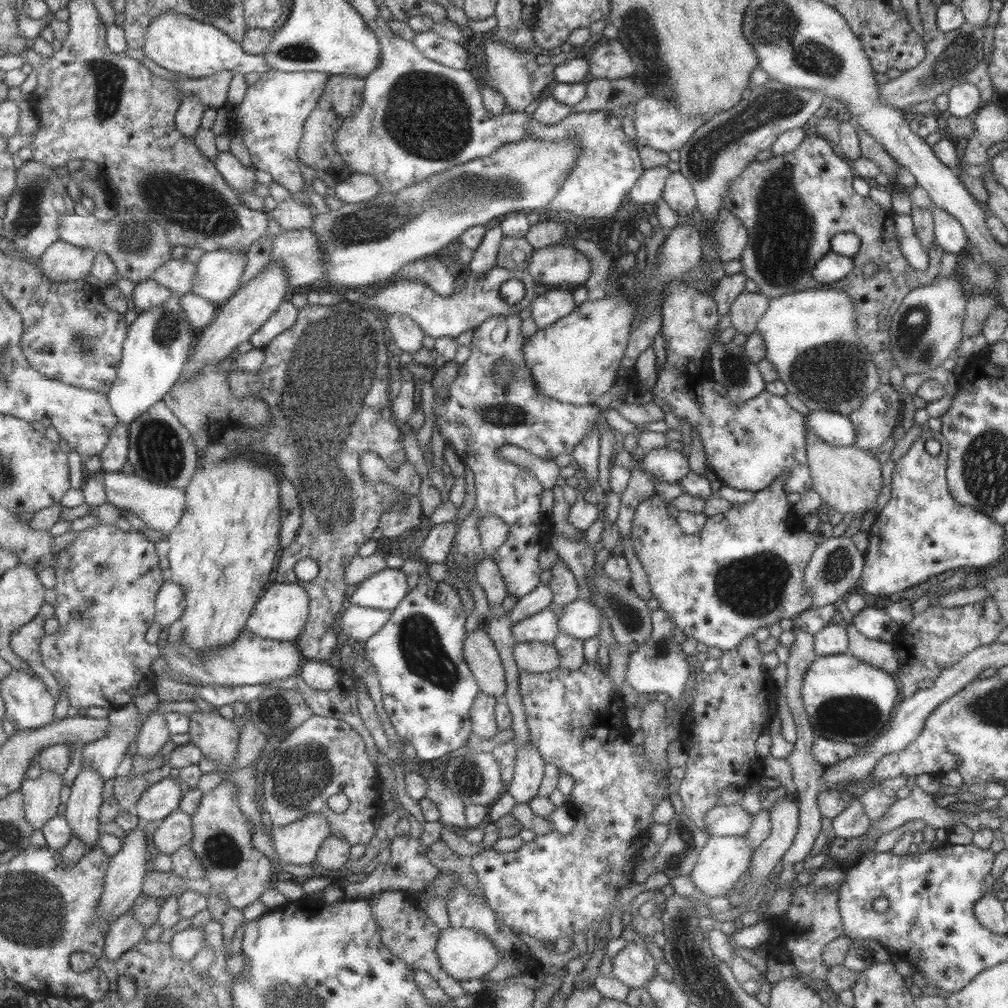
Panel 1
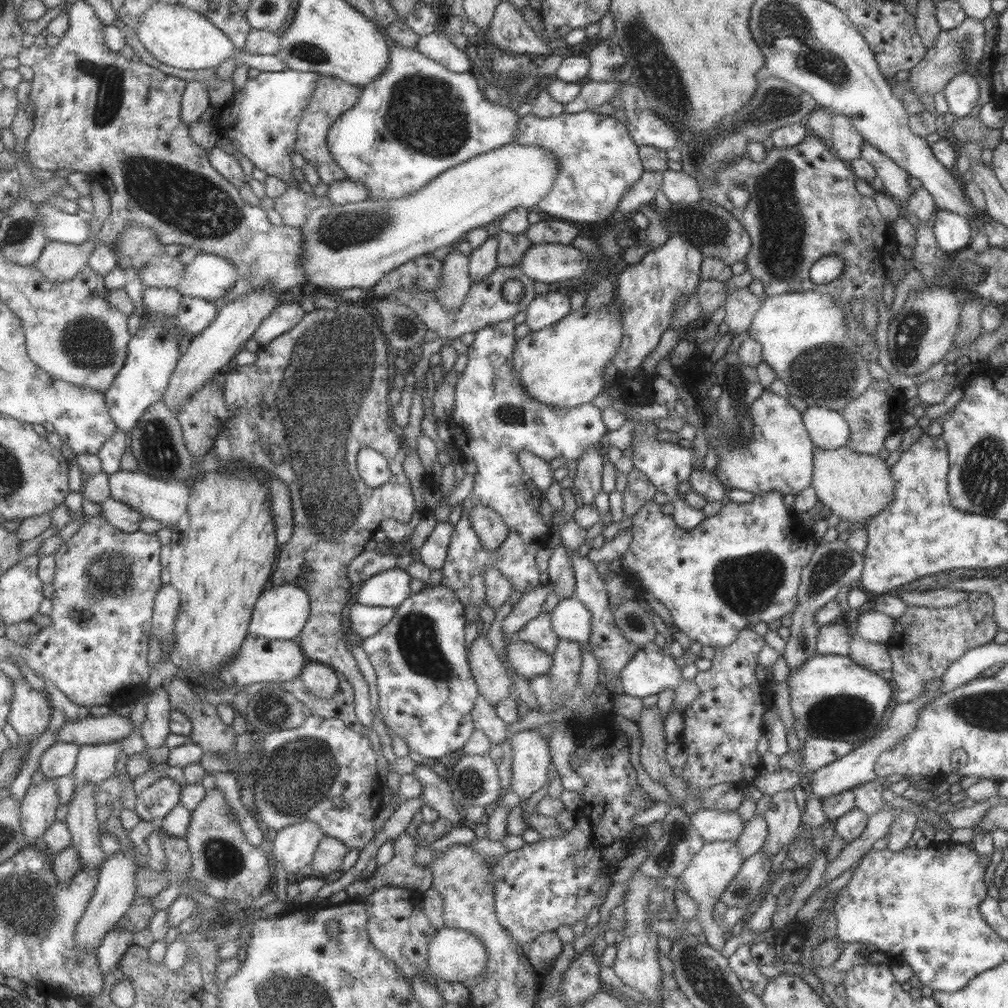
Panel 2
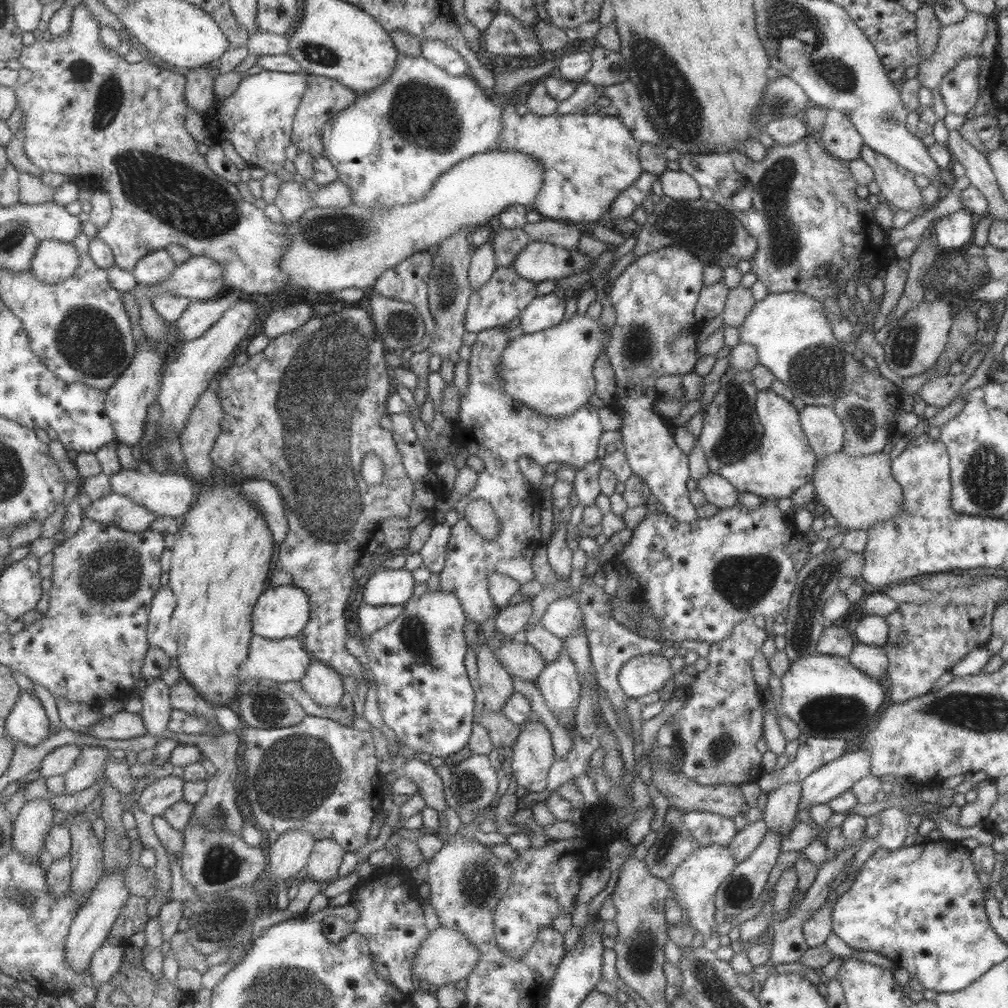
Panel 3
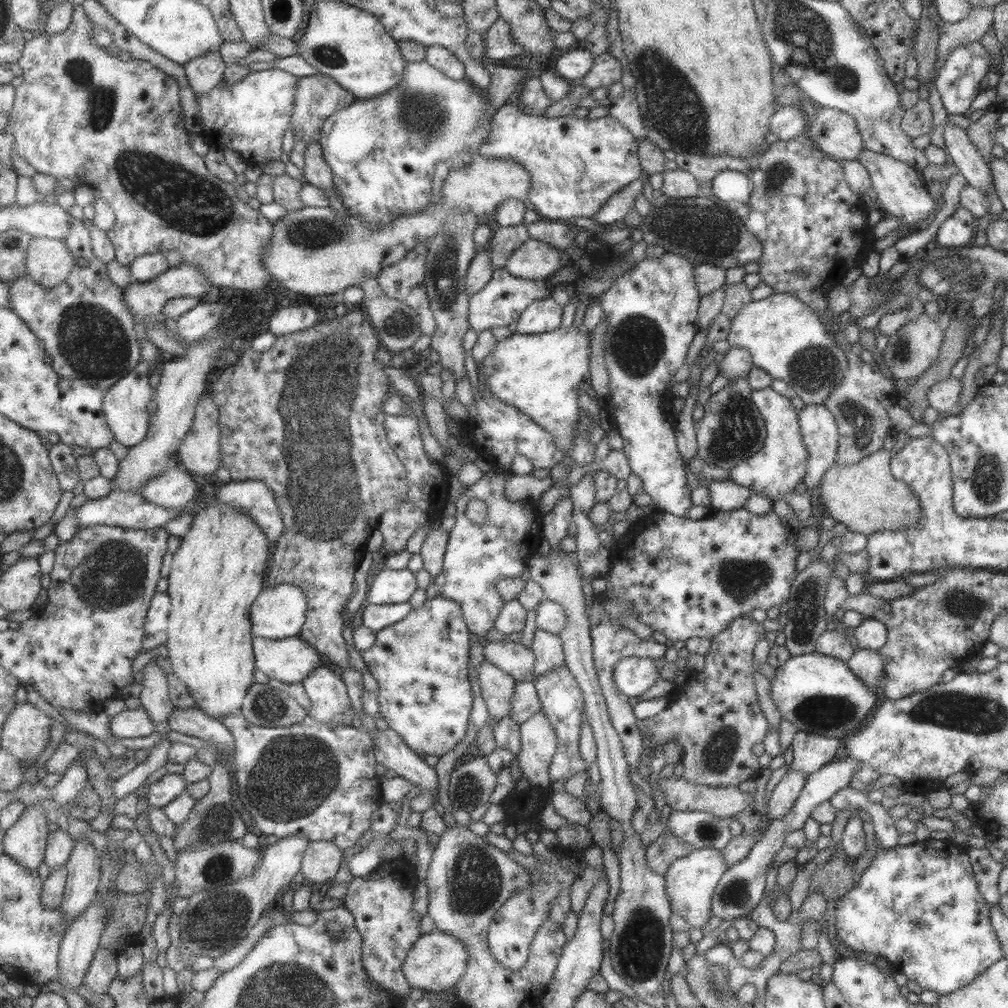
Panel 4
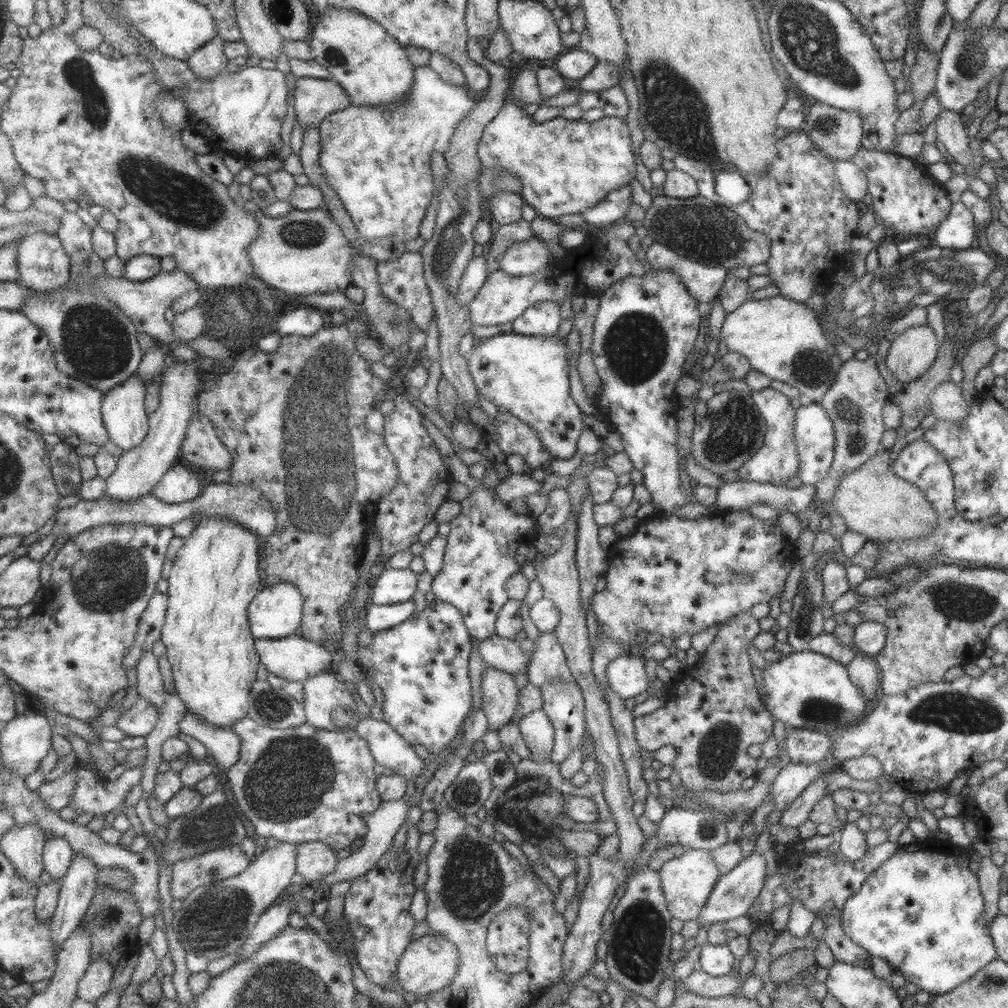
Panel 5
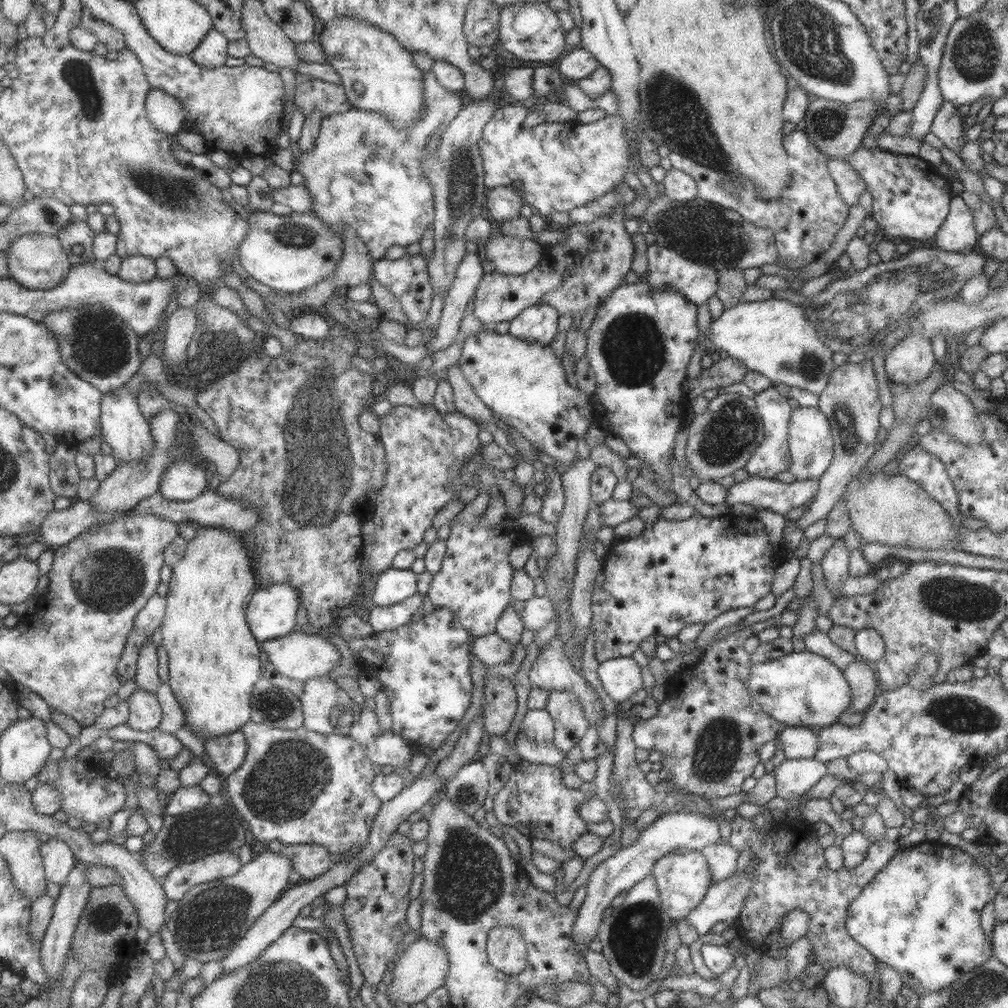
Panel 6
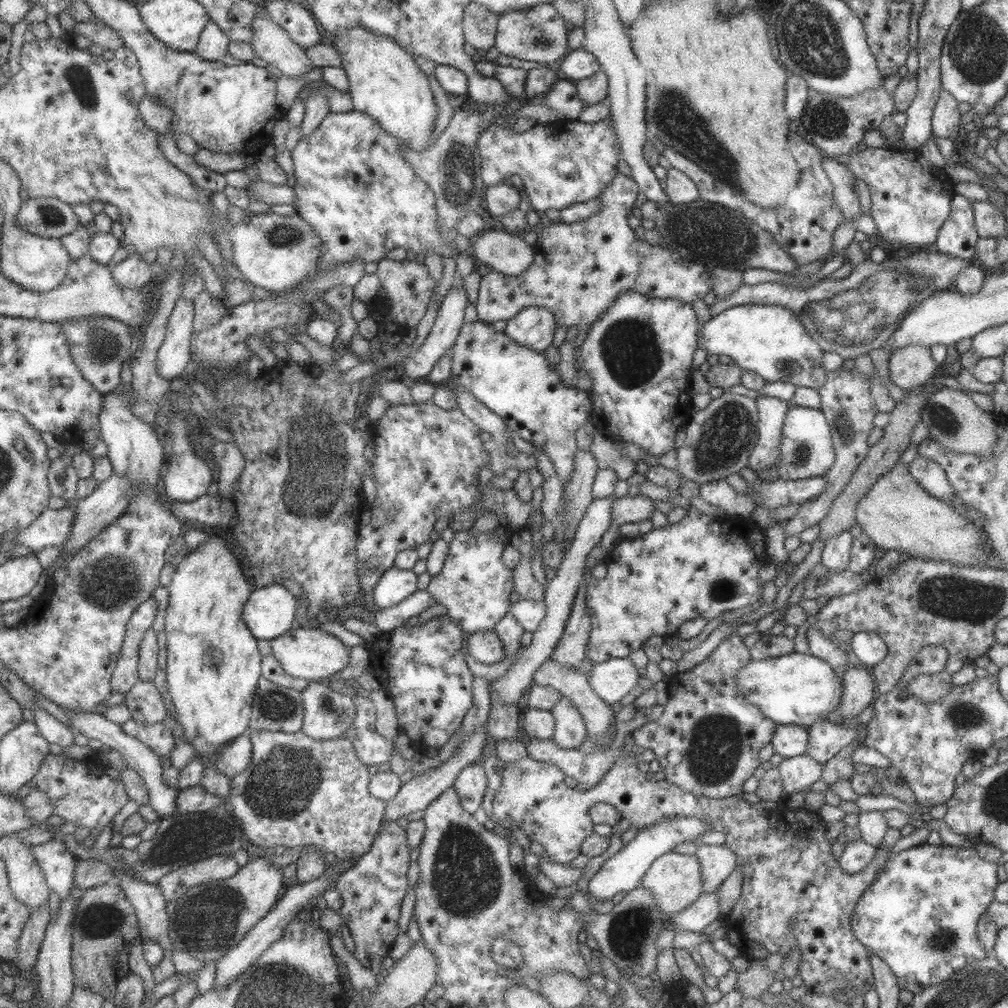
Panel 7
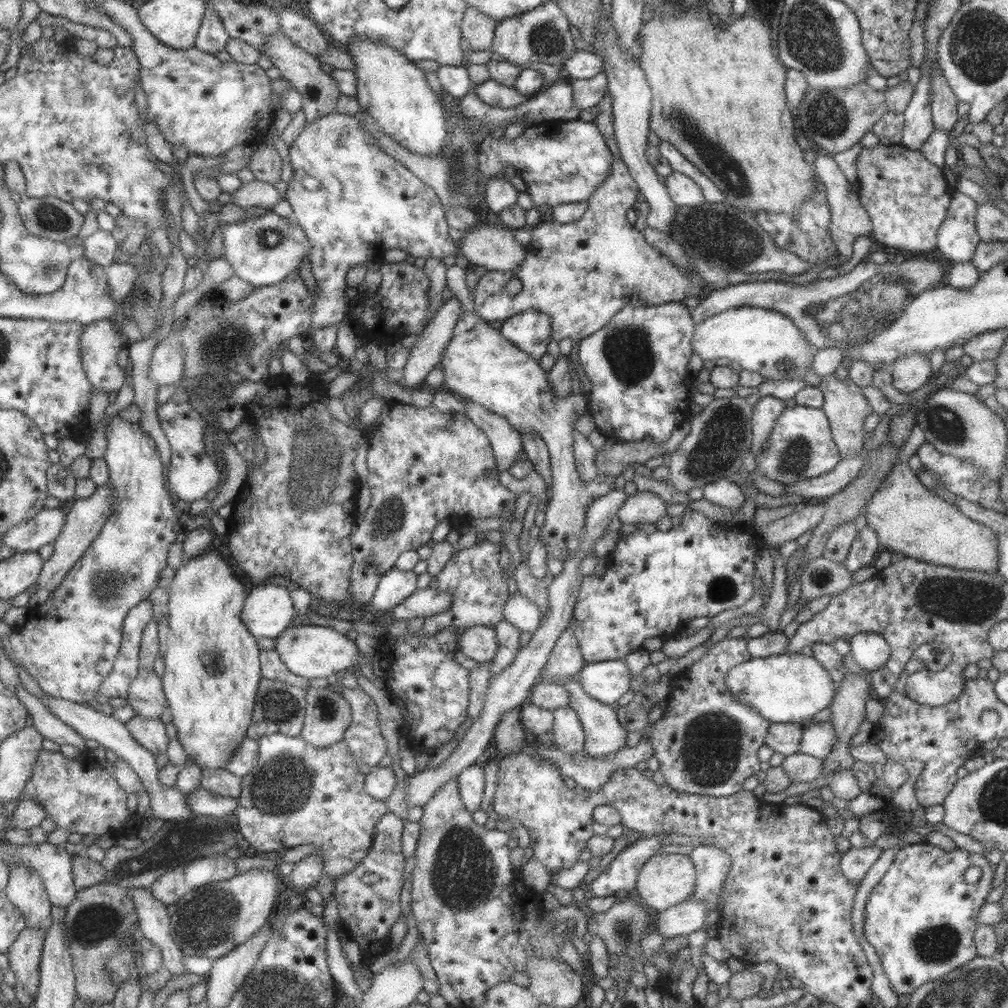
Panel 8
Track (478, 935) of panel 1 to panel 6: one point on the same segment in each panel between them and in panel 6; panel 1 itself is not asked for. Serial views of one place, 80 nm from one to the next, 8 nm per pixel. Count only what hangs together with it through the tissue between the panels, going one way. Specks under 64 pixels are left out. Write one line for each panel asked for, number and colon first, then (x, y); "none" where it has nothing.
2: (455, 955)
3: (447, 956)
4: (439, 959)
5: (429, 964)
6: (424, 966)

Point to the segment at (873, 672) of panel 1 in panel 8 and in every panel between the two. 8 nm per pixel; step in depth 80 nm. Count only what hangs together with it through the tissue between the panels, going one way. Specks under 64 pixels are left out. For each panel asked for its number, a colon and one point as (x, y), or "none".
2: (832, 697)
3: (824, 695)
4: (818, 694)
5: (805, 690)
6: (800, 689)
7: (797, 689)
8: (787, 688)

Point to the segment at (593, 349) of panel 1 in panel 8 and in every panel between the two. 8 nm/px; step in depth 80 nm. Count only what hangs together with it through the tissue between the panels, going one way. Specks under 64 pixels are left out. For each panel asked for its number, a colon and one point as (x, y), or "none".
2: (561, 365)
3: (549, 371)
4: (537, 373)
5: (526, 376)
6: (522, 382)
7: (521, 386)
8: (480, 364)

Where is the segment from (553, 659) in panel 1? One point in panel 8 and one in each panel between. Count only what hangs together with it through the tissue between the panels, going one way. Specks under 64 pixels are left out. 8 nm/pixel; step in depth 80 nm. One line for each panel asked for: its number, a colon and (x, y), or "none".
2: (527, 661)
3: (521, 661)
4: (513, 658)
5: (504, 654)
6: (489, 649)
7: (483, 646)
8: (478, 643)

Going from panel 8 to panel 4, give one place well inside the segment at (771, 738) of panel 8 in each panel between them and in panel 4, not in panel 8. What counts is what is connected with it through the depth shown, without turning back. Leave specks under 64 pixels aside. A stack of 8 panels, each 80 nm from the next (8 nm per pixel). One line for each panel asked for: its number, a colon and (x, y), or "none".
4: (810, 752)
5: (803, 746)
6: (799, 742)
7: (788, 740)

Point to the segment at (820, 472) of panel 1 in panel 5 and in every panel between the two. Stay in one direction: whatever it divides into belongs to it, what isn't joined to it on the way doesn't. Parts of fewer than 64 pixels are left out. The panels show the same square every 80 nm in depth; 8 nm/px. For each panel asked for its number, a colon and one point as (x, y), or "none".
2: (854, 486)
3: (858, 491)
4: (864, 496)
5: (872, 501)

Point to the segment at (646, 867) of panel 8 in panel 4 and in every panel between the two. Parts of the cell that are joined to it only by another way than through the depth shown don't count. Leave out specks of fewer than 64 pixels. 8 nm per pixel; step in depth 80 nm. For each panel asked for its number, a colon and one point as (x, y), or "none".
4: (690, 881)
5: (686, 880)
6: (681, 880)
7: (674, 880)

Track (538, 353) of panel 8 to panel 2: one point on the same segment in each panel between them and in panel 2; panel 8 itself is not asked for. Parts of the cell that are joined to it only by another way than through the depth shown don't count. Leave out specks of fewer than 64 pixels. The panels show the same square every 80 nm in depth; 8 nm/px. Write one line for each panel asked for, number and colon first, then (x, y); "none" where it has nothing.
2: (547, 308)
3: (547, 310)
4: (542, 315)
5: (543, 318)
6: (537, 323)
7: (532, 327)

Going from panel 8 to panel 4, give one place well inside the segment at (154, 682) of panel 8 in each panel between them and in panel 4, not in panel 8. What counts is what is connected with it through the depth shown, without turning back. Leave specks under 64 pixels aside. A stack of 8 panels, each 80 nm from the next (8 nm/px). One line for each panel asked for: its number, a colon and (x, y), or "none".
4: (135, 723)
5: (139, 720)
6: (145, 714)
7: (146, 705)

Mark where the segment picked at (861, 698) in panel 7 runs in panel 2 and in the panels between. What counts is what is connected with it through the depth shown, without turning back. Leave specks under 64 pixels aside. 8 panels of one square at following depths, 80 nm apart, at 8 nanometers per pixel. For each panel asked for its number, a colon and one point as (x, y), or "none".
2: (874, 656)
3: (871, 660)
4: (867, 665)
5: (862, 671)
6: (862, 681)

